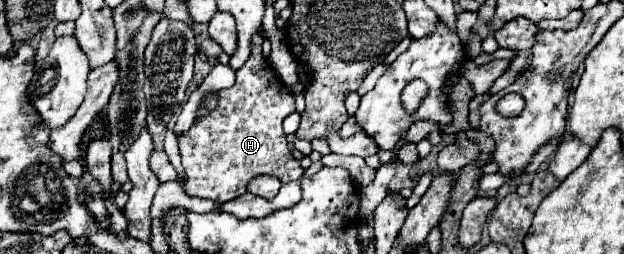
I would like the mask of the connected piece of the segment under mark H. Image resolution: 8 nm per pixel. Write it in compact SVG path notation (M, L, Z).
M257 32L253 38L259 46L251 48L249 60L237 70L237 82L229 90L219 92L217 110L195 120L191 130L179 136L179 150L187 172L185 192L189 196L229 202L245 194L247 182L259 174L275 176L283 184L303 176L303 168L287 148L283 132L283 120L295 112L295 98L263 58L263 36Z

